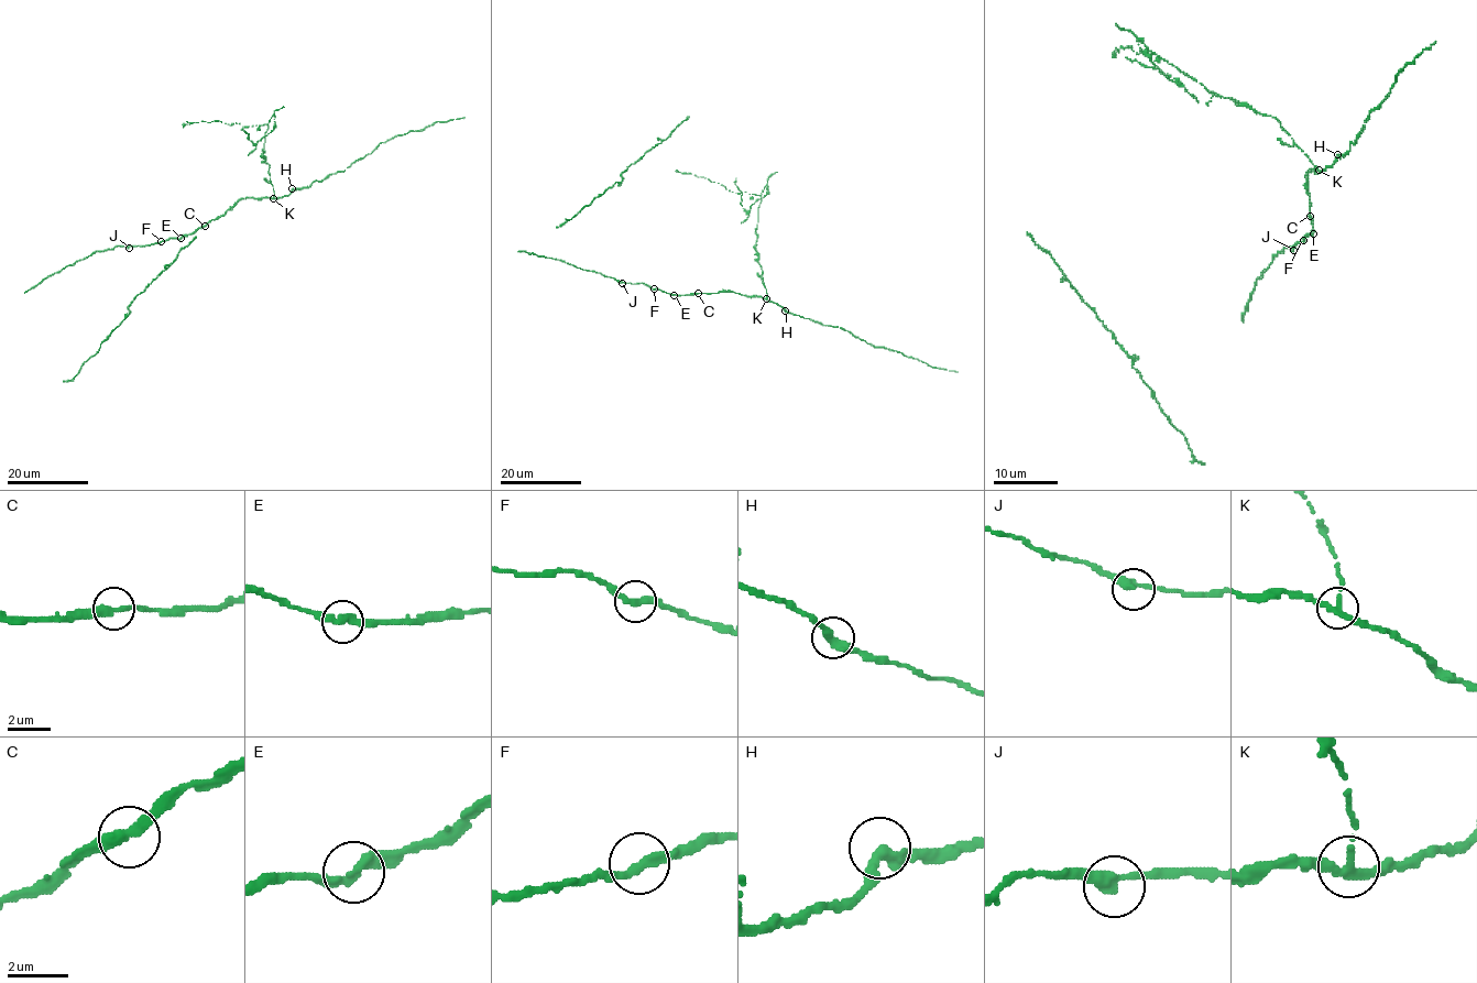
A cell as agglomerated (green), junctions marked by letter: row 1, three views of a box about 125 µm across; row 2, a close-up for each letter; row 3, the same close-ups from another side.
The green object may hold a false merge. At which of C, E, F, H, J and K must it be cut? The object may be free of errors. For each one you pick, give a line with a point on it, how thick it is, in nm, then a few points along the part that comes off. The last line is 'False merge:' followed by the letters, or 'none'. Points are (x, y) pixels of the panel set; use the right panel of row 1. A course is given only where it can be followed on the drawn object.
K: at (1319, 170); 320 nm thick; foreign part runs (1320, 171), (1273, 117), (1216, 96), (1138, 40), (1141, 51), (1179, 85), (1168, 75), (1125, 57)
False merge: K

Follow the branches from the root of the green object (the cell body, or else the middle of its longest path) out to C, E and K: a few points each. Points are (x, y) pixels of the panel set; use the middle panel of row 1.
C: (621, 282), (644, 283), (676, 295), (698, 293)
E: (621, 282), (644, 283), (674, 295)
K: (621, 282), (644, 283), (676, 295), (734, 292), (766, 299)

